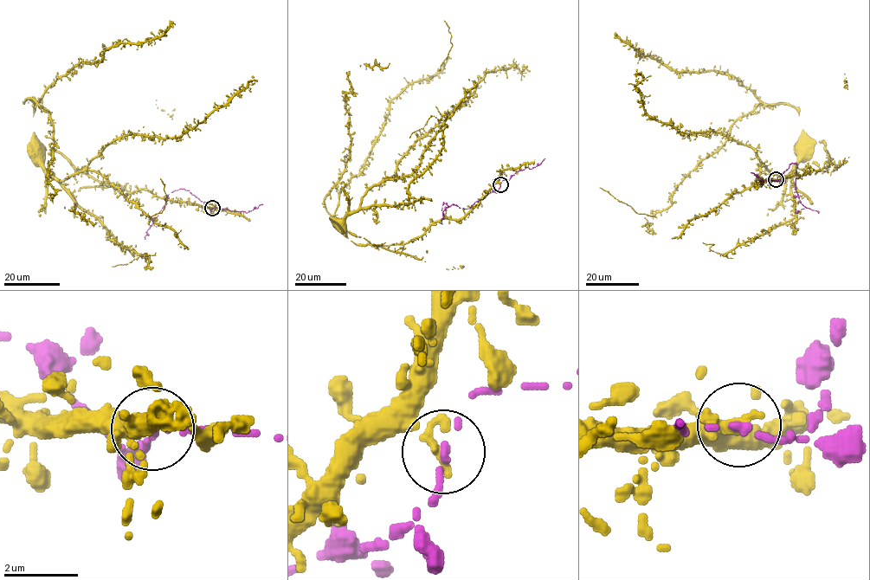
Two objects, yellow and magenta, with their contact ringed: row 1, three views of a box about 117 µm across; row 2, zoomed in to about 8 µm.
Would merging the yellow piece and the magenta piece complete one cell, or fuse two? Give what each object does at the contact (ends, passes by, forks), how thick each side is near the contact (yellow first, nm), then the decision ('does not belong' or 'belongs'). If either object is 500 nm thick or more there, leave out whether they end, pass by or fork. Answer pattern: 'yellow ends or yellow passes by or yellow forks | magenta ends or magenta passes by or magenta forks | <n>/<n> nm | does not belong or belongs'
yellow passes by | magenta ends | 200/200 nm | belongs

